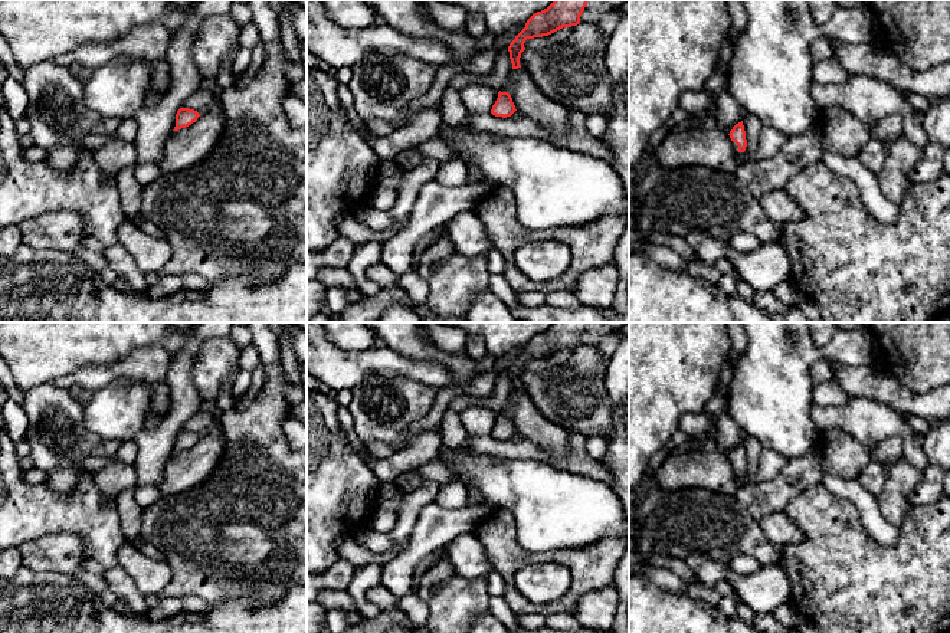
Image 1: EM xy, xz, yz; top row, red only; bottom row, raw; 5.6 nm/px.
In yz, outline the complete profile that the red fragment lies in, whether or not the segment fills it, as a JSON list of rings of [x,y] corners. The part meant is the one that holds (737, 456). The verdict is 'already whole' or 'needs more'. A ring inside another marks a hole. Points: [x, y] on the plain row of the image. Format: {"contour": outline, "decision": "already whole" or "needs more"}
{"contour": [[[743,443],[736,446],[733,452],[730,453],[730,460],[733,463],[736,475],[746,483],[753,482],[763,482],[763,481],[772,481],[774,479],[782,469],[786,466],[787,459],[779,455],[774,450],[764,449],[761,452],[761,457],[759,460],[759,470],[756,475],[747,475],[747,462],[746,462],[746,453]]], "decision": "needs more"}

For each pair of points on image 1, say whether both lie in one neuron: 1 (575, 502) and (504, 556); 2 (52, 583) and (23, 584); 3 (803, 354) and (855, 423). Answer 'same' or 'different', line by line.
1: different
2: same
3: different

